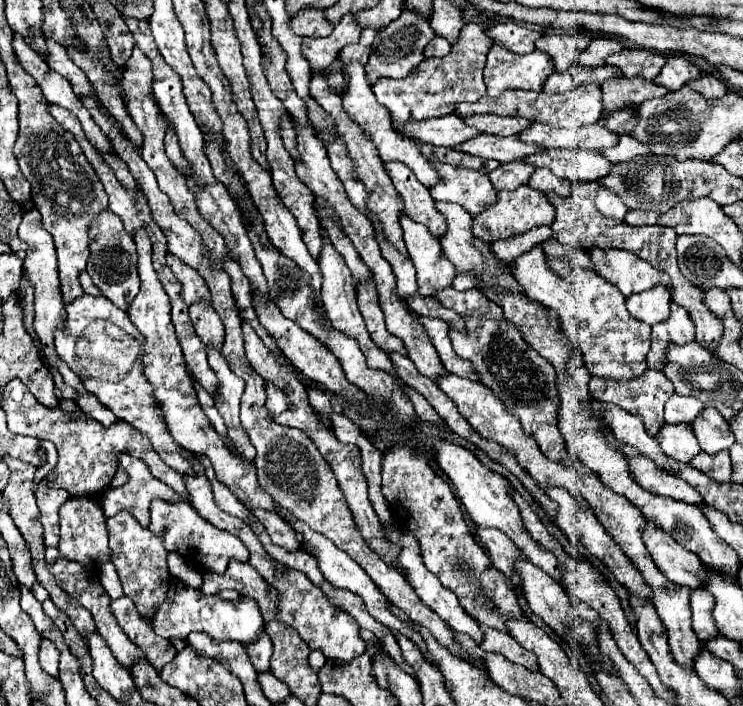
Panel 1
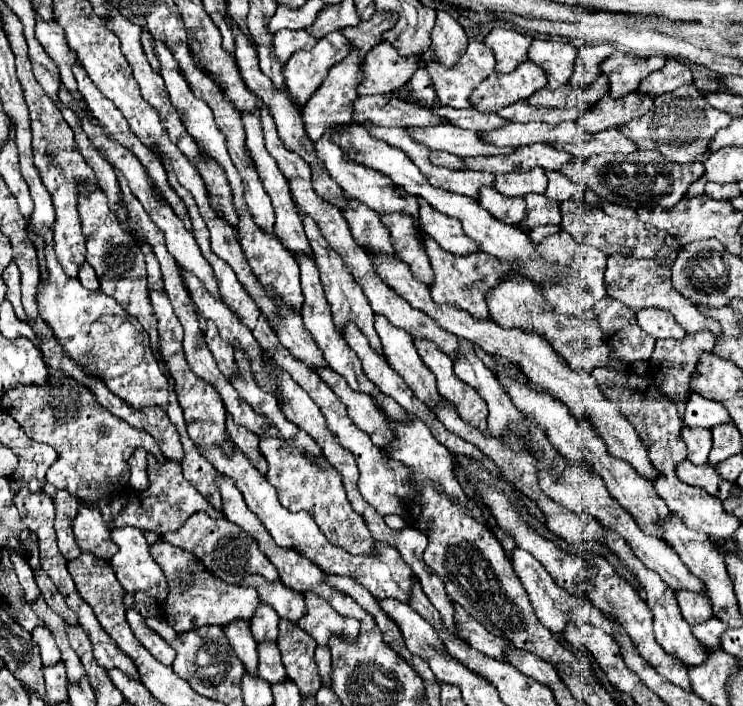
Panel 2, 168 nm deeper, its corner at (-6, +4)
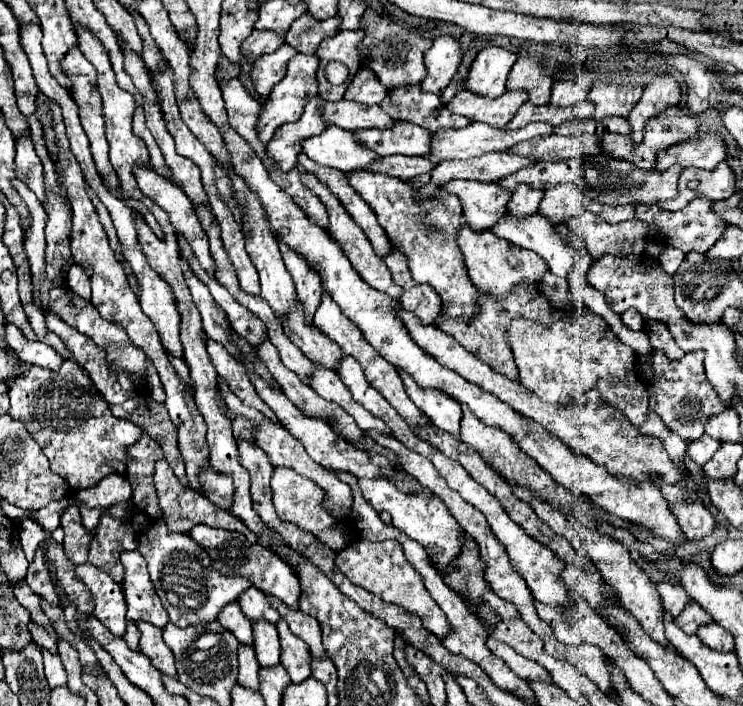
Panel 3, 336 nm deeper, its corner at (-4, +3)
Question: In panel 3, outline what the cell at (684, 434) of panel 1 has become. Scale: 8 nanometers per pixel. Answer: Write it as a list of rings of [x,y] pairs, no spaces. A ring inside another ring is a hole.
[[[704,434],[702,438],[698,440],[692,440],[688,444],[688,456],[698,464],[702,466],[704,462],[708,462],[712,458],[712,454],[716,452],[716,448],[720,446],[720,440],[712,440],[712,436]]]

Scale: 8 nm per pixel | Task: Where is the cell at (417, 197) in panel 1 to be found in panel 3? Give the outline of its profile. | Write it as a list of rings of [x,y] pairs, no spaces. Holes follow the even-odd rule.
[[[468,224],[462,226],[456,234],[456,242],[464,254],[464,266],[468,270],[470,280],[474,286],[478,286],[482,292],[490,292],[494,296],[506,296],[514,284],[520,284],[522,280],[536,282],[548,270],[546,262],[532,250],[522,250],[520,246],[514,246],[508,240],[498,238],[490,230],[486,232],[474,232]]]

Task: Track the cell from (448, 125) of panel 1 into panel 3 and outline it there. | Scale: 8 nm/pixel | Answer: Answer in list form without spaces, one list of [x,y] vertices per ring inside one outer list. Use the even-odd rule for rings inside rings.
[[[350,100],[328,102],[328,106],[324,106],[324,120],[328,120],[328,124],[336,124],[348,130],[392,128],[392,124],[396,124],[396,120],[392,120],[378,104],[368,106]]]

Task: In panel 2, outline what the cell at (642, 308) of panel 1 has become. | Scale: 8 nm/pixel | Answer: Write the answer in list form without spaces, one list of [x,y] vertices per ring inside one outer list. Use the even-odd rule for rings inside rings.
[[[642,309],[636,313],[638,325],[642,327],[642,331],[646,331],[648,335],[652,335],[654,339],[660,337],[670,337],[670,339],[682,339],[686,333],[682,331],[682,327],[678,327],[678,323],[674,321],[674,317],[666,311],[660,309]]]

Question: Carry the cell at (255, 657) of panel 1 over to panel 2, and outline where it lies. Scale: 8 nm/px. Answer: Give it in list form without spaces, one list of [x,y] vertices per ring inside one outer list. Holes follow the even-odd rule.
[[[260,605],[258,611],[254,611],[254,619],[250,619],[252,625],[252,635],[256,641],[276,641],[278,637],[278,613],[268,607],[268,605]]]

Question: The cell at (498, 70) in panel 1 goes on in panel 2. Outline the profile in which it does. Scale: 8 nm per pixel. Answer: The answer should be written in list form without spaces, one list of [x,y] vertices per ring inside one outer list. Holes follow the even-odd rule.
[[[524,61],[516,71],[508,75],[492,73],[488,79],[484,79],[470,93],[470,105],[484,113],[498,113],[510,103],[528,99],[542,87],[546,87],[544,71],[536,63]]]

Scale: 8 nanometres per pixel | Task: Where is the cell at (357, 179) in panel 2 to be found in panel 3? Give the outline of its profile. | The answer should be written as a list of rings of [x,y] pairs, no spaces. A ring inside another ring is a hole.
[[[346,172],[348,184],[362,196],[378,216],[380,226],[388,238],[400,246],[408,256],[408,266],[416,282],[430,284],[442,298],[442,306],[448,316],[472,316],[476,312],[476,290],[464,272],[460,248],[456,248],[456,228],[462,224],[460,200],[444,190],[436,194],[436,200],[414,200],[412,188],[400,178],[392,178],[378,172]]]

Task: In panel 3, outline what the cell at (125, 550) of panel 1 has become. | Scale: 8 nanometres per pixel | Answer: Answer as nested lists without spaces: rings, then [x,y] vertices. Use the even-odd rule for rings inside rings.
[[[132,550],[122,552],[120,560],[124,566],[122,590],[128,606],[128,620],[144,620],[164,628],[168,624],[168,614],[156,596],[144,556],[138,550]]]

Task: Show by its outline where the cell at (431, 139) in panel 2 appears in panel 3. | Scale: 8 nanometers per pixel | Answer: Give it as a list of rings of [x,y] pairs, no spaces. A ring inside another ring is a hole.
[[[398,122],[384,130],[356,130],[356,136],[380,156],[428,156],[432,152],[432,132],[410,122]]]

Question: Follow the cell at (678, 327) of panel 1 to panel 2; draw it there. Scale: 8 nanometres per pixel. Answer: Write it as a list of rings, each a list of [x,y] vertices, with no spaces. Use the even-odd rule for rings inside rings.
[[[700,331],[698,335],[686,335],[682,341],[674,339],[658,339],[654,347],[654,355],[650,357],[650,367],[654,375],[654,387],[662,391],[662,395],[670,395],[674,401],[686,401],[694,391],[692,391],[692,379],[698,373],[696,365],[702,353],[714,353],[716,339],[710,331]]]

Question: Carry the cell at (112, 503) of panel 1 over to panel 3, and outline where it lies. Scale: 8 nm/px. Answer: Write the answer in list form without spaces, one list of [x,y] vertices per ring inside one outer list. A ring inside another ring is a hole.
[[[160,458],[156,462],[156,472],[154,472],[154,482],[156,482],[156,494],[158,494],[158,506],[162,510],[162,516],[160,520],[166,522],[168,526],[168,532],[170,534],[176,534],[176,532],[182,532],[182,534],[188,534],[190,528],[194,524],[208,524],[212,528],[224,528],[224,530],[236,530],[236,532],[242,532],[244,536],[248,536],[248,540],[256,542],[256,536],[252,536],[252,532],[248,532],[248,528],[244,528],[244,522],[236,516],[232,516],[228,510],[222,510],[220,506],[216,506],[214,502],[206,500],[202,494],[194,492],[192,488],[184,488],[180,484],[180,480],[176,480],[170,464],[166,462],[166,458]]]

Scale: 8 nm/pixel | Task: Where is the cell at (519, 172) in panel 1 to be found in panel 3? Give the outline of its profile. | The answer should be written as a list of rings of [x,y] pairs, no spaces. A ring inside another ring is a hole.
[[[518,184],[510,196],[508,212],[512,212],[512,216],[528,216],[528,212],[536,212],[542,194],[544,192],[540,188],[534,188],[530,184]]]

